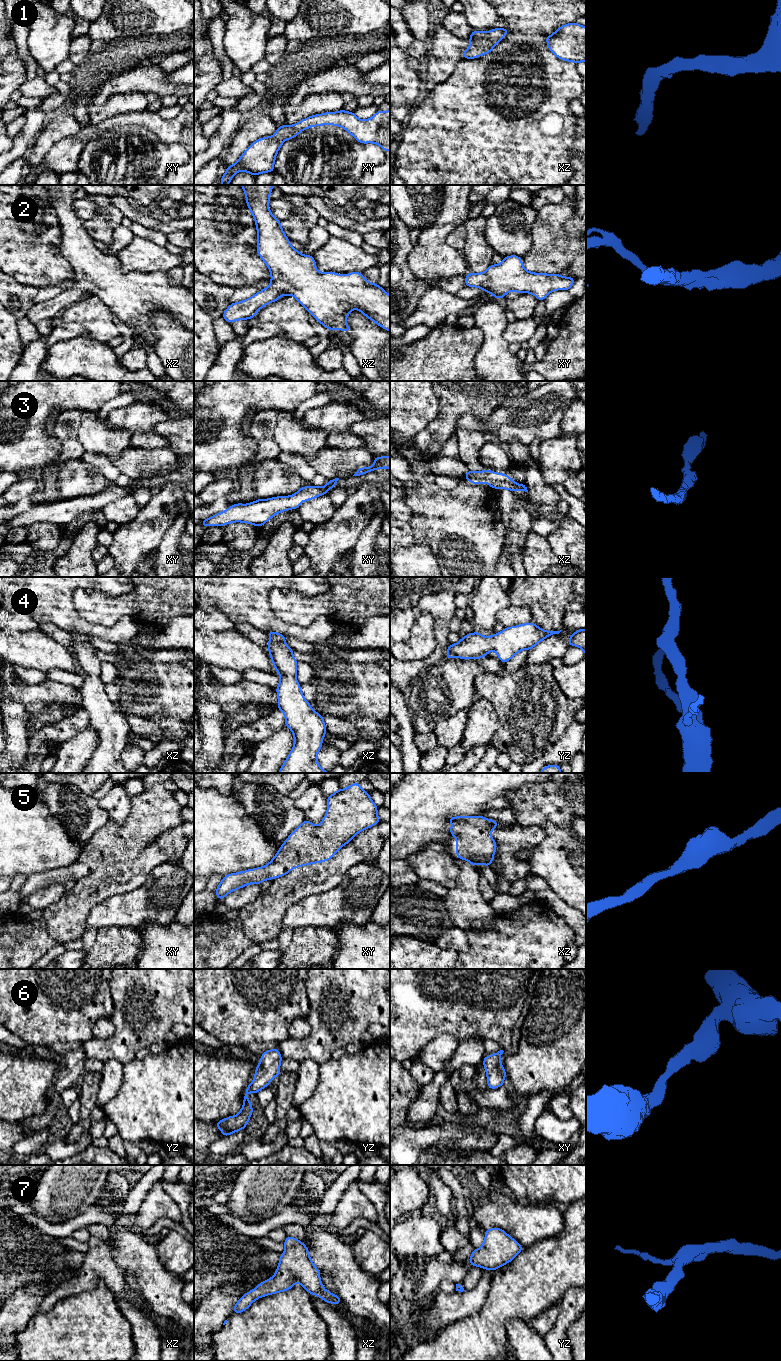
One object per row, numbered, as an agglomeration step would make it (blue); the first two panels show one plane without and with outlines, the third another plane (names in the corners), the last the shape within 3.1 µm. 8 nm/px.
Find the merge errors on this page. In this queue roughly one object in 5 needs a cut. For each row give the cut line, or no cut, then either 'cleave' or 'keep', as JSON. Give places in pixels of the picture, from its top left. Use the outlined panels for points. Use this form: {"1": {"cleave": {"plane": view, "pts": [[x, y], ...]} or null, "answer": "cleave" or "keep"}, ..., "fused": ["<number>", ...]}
{"1": {"cleave": null, "answer": "keep"}, "2": {"cleave": null, "answer": "keep"}, "3": {"cleave": null, "answer": "keep"}, "4": {"cleave": null, "answer": "keep"}, "5": {"cleave": null, "answer": "keep"}, "6": {"cleave": null, "answer": "keep"}, "7": {"cleave": null, "answer": "keep"}, "fused": []}

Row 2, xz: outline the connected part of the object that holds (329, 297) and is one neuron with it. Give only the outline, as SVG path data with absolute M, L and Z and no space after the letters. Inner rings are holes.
M241 185L241 187L257 228L257 253L269 268L271 282L267 288L252 297L231 303L222 315L227 322L252 319L259 309L277 301L281 296L290 295L294 296L328 330L338 329L348 333L350 327L346 318L353 309L358 309L367 318L390 332L390 295L383 288L367 281L360 272L351 272L346 275L318 272L315 259L311 255L301 254L291 246L281 228L281 221L269 210L272 185Z

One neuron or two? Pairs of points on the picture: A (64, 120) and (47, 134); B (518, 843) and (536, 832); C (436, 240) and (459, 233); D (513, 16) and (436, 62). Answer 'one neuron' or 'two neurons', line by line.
A: one neuron
B: one neuron
C: two neurons
D: two neurons

